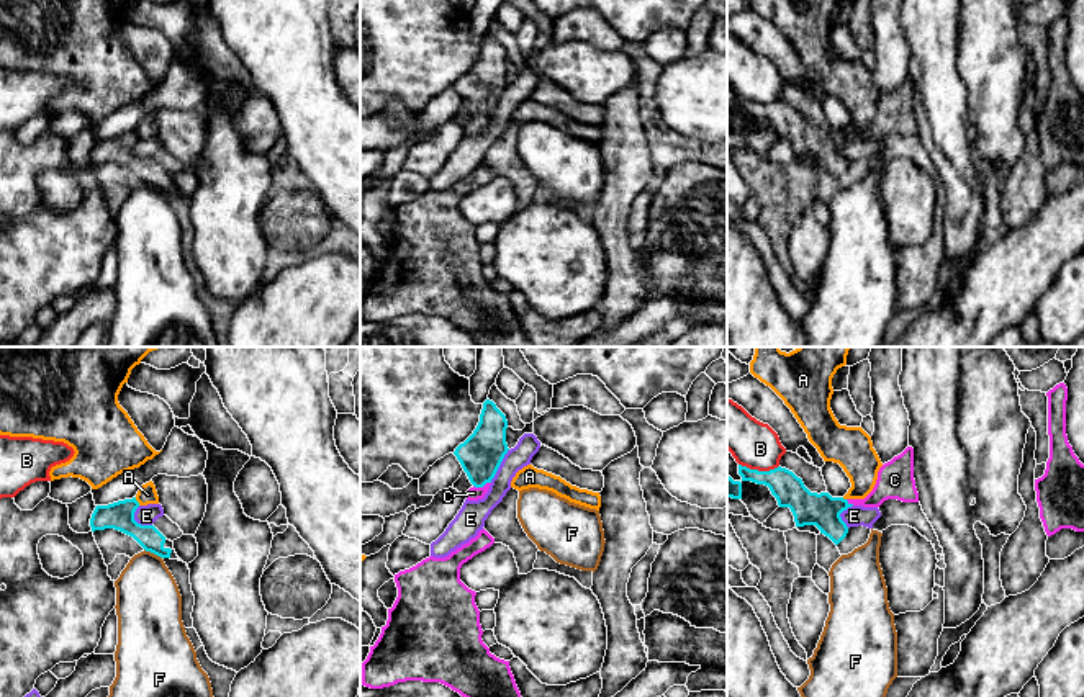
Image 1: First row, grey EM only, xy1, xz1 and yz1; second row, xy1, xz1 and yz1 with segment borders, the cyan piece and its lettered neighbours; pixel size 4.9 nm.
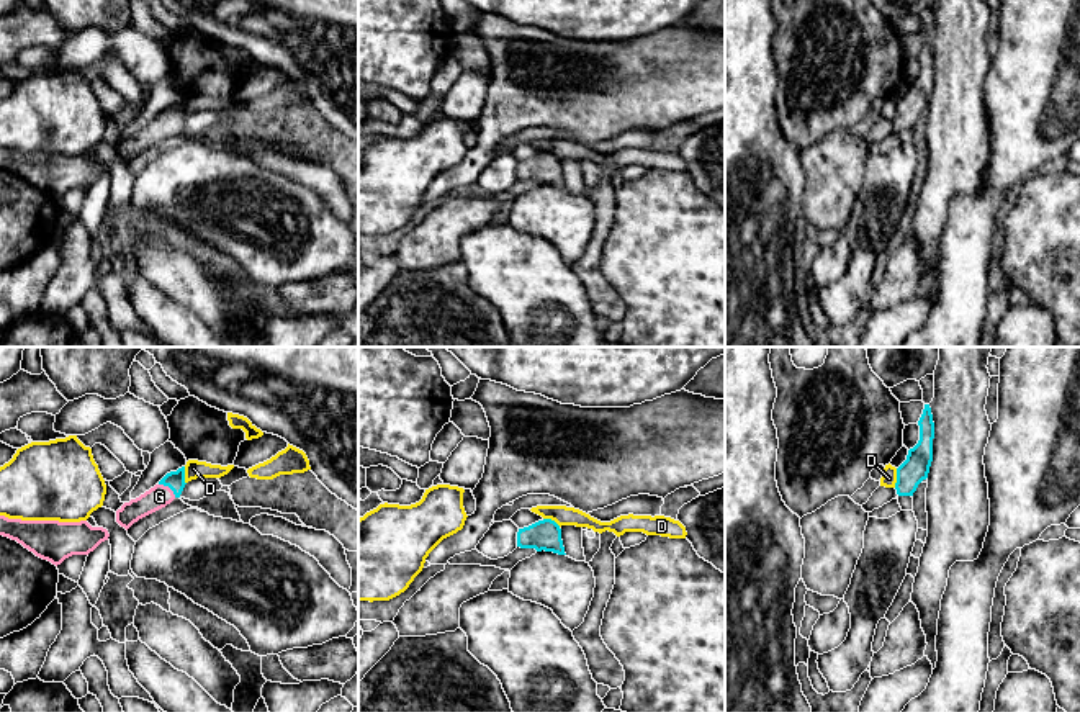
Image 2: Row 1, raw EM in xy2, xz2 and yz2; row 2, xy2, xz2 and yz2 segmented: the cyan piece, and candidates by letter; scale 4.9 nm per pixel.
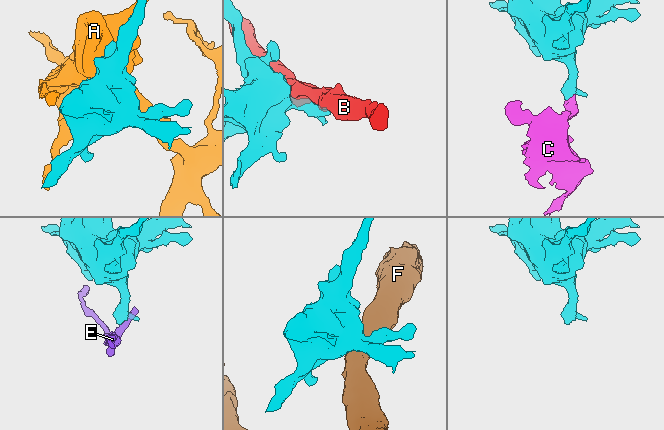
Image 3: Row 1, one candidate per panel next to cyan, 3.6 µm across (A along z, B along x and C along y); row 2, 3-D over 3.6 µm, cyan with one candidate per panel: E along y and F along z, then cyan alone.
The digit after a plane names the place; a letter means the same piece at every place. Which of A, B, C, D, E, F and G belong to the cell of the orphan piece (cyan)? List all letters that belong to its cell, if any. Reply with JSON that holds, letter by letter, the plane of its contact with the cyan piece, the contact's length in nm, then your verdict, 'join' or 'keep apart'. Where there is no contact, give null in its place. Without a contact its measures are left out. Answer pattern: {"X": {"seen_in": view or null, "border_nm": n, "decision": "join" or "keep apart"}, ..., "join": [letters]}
{"A": {"seen_in": "xy1", "border_nm": 50, "decision": "keep apart"}, "B": {"seen_in": "yz1", "border_nm": 200, "decision": "keep apart"}, "C": {"seen_in": "xz1", "border_nm": 90, "decision": "join"}, "D": {"seen_in": "yz2", "border_nm": 100, "decision": "keep apart"}, "E": {"seen_in": "xz1", "border_nm": 190, "decision": "keep apart"}, "F": {"seen_in": "xy1", "border_nm": 100, "decision": "keep apart"}, "G": {"seen_in": "xy2", "border_nm": 110, "decision": "join"}, "join": ["C", "G"]}

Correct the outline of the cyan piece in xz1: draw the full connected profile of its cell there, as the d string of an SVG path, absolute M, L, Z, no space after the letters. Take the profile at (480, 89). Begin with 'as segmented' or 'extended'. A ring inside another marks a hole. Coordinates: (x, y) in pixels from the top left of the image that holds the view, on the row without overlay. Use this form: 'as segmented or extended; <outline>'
extended; M486 33L477 62L455 82L454 88L473 118L465 128L468 134L483 133L488 126L491 113L509 83L506 62L506 49L493 34Z

